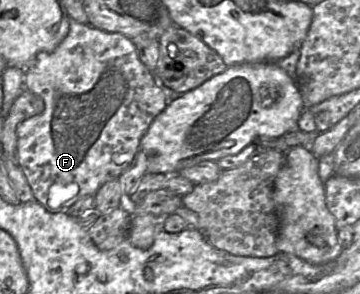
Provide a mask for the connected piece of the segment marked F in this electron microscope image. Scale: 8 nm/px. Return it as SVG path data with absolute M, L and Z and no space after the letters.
M70 19L69 32L63 41L52 52L38 52L33 60L24 68L24 87L39 95L44 101L44 111L22 121L17 127L16 163L22 170L36 202L51 213L66 212L74 203L85 196L94 196L106 182L117 179L129 167L140 150L140 141L153 120L166 107L163 88L155 75L140 60L136 47L129 37L95 28L89 24L81 24Z

